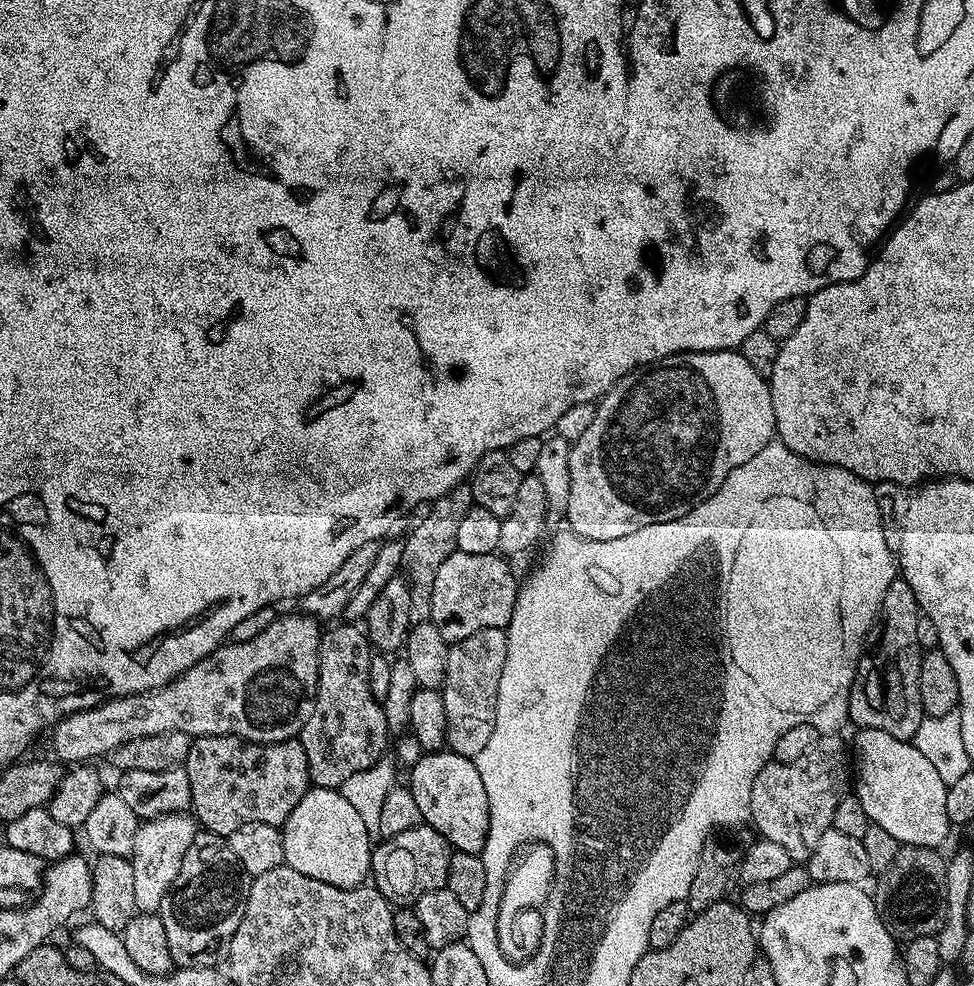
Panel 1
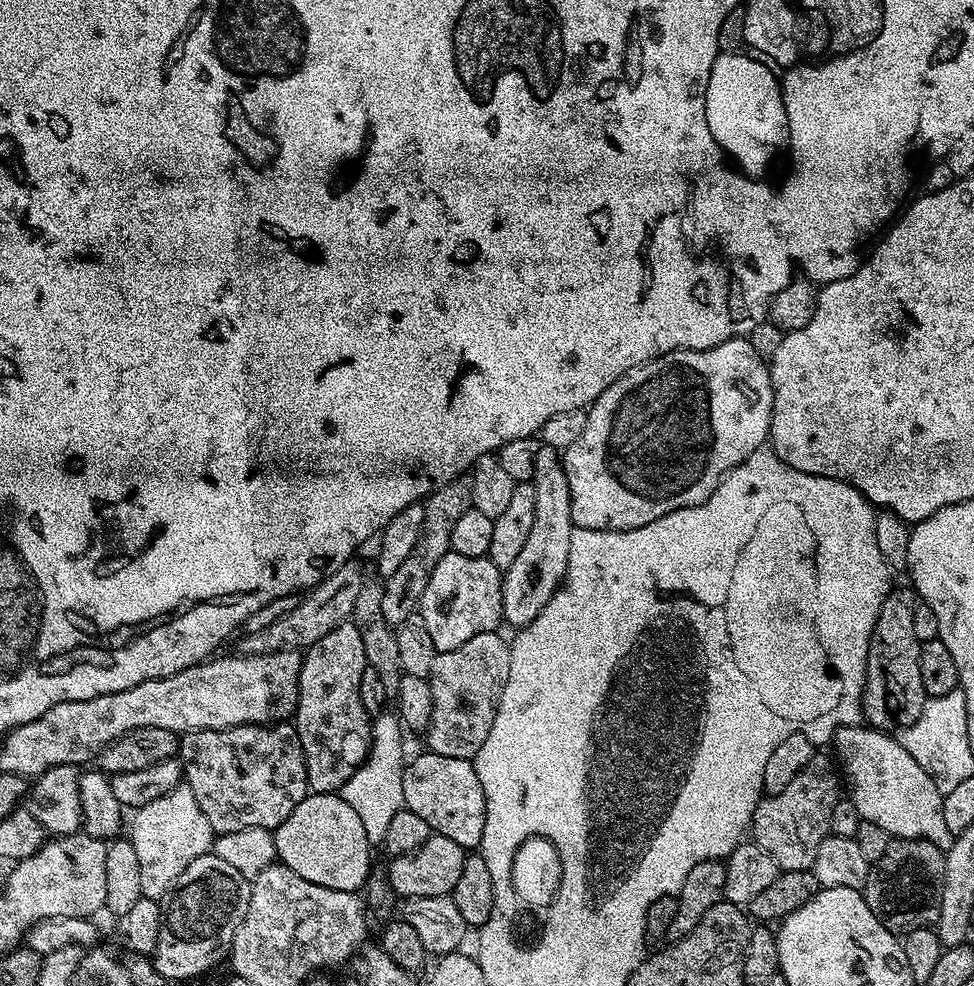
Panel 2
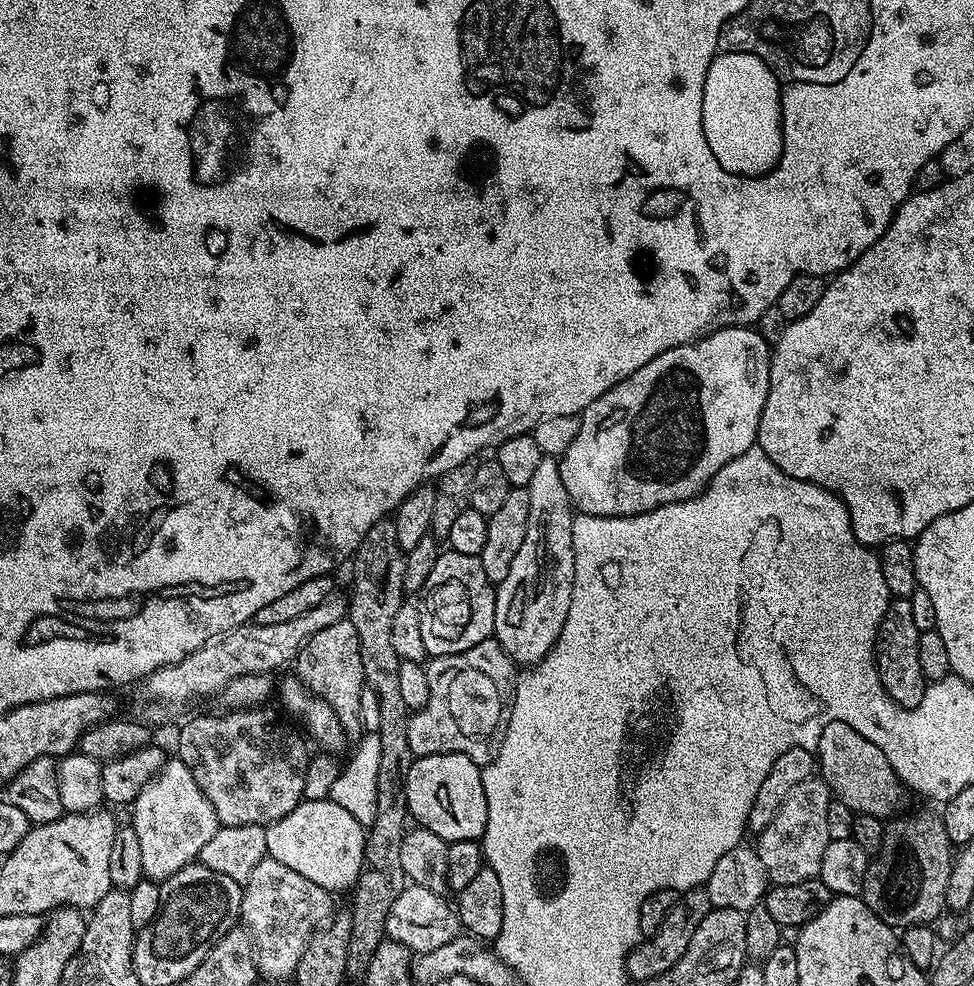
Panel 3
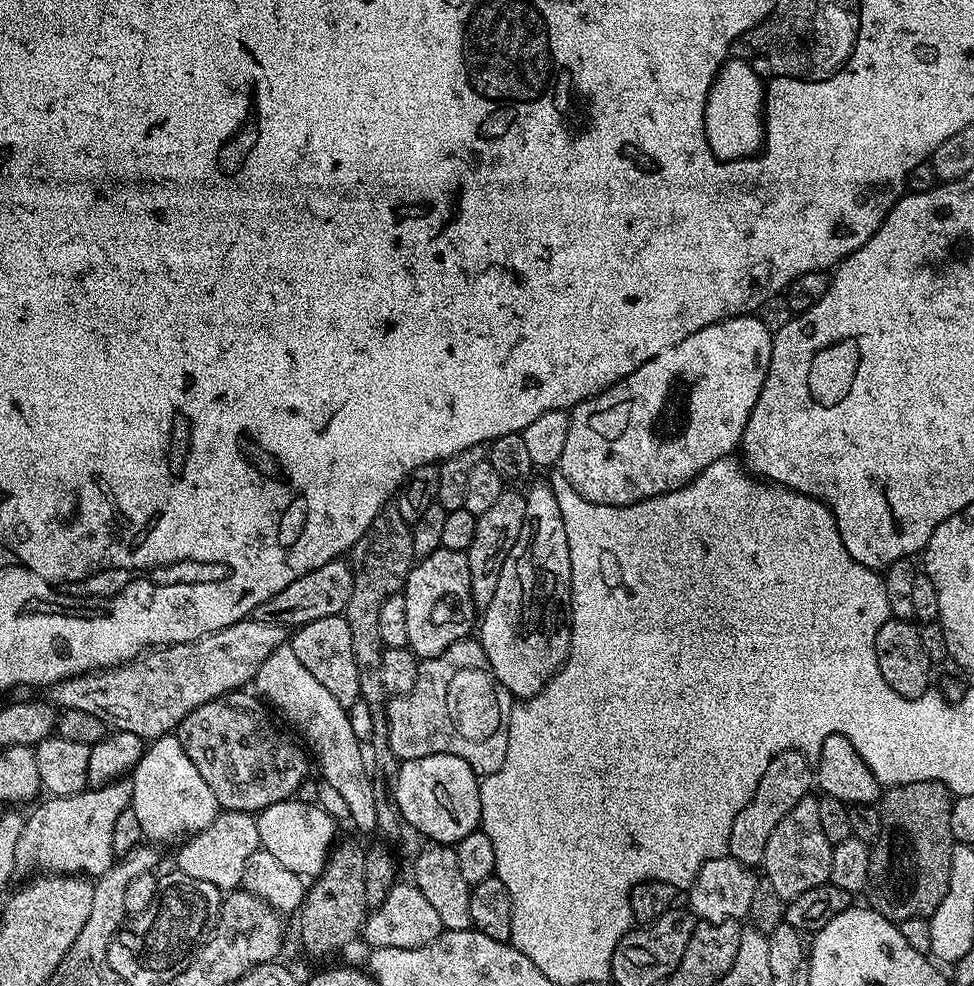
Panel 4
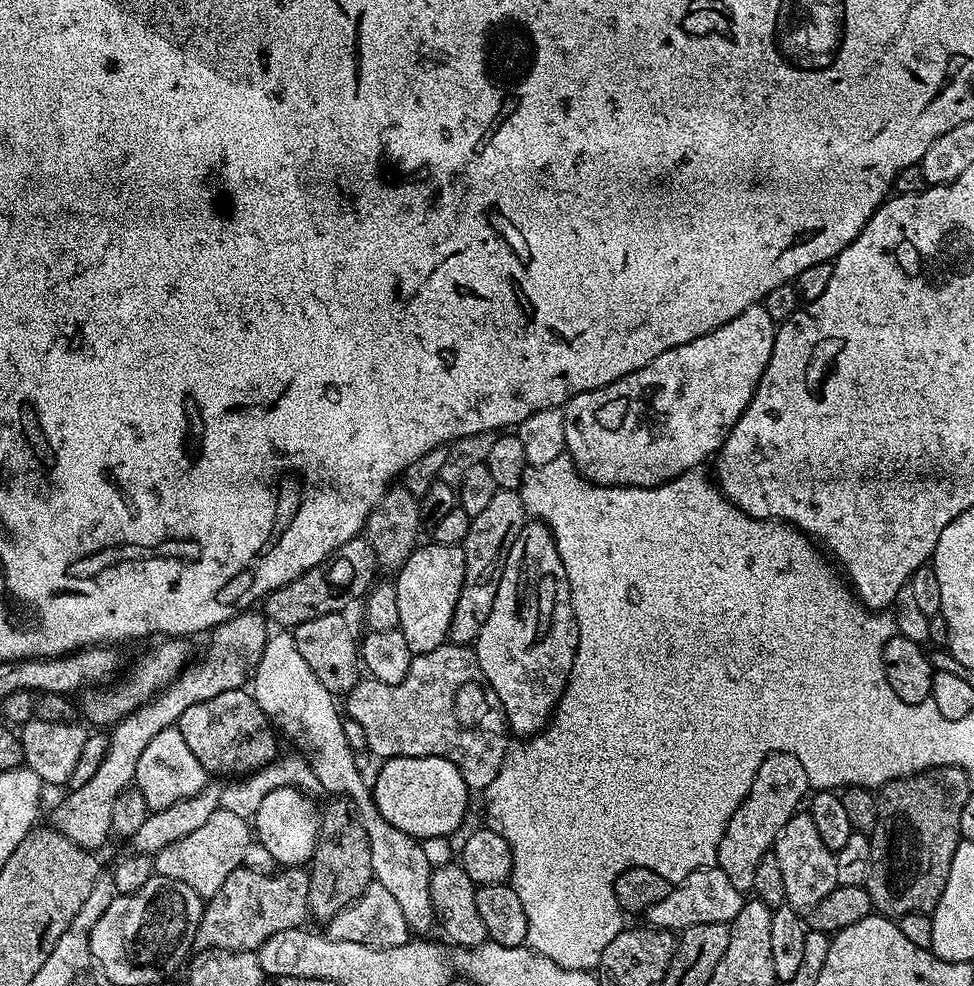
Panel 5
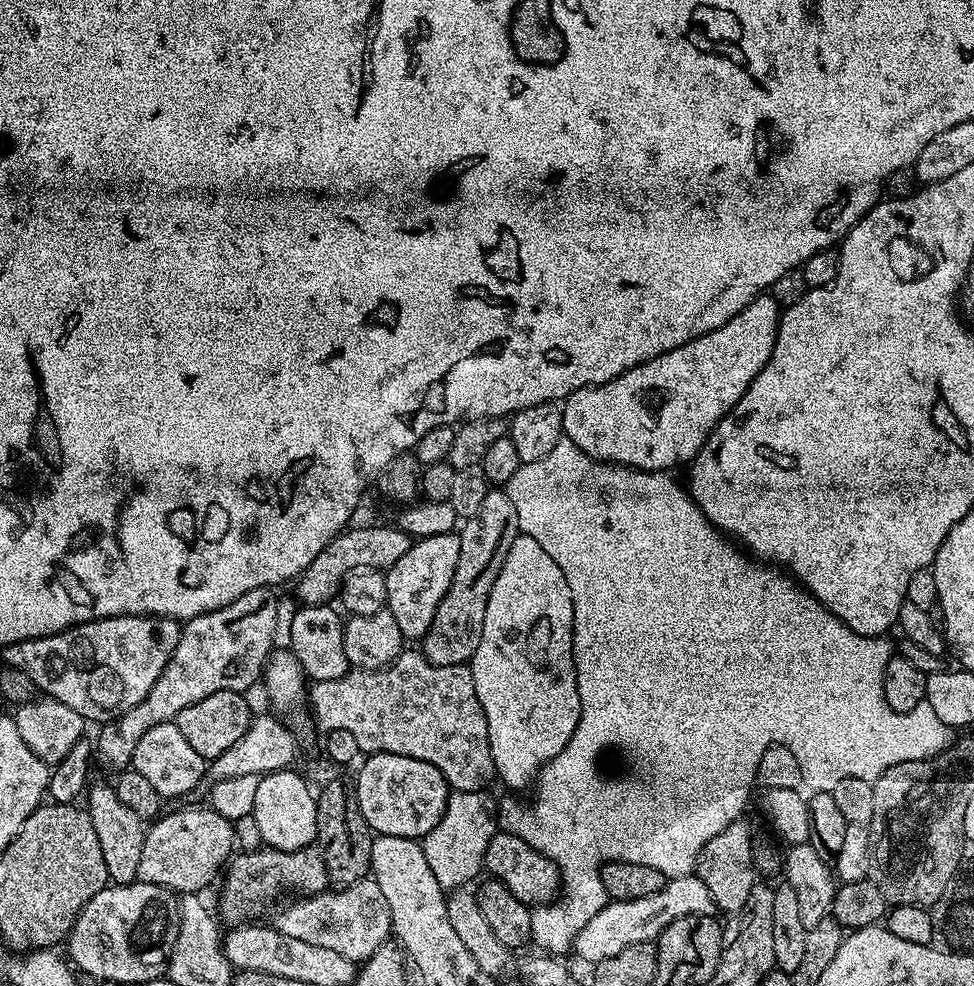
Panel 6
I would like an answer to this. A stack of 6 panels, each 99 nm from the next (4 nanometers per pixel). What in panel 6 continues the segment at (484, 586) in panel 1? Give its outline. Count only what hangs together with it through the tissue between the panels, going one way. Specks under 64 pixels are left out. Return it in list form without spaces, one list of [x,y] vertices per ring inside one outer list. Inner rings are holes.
[[[456,532],[434,534],[419,537],[392,568],[384,572],[386,578],[386,611],[398,622],[398,630],[402,630],[405,641],[423,641],[430,626],[434,622],[434,614],[438,604],[450,590],[450,582],[454,582],[454,569],[458,566],[458,550],[460,537]]]

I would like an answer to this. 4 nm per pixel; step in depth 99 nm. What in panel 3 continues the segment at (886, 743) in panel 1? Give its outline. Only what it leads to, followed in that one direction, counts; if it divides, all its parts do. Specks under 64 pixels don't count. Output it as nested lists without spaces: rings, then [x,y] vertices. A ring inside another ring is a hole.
[[[831,720],[823,727],[814,749],[818,772],[833,792],[833,797],[850,806],[854,814],[862,813],[881,818],[887,817],[898,800],[900,783],[896,772],[878,746],[864,739],[846,722]]]

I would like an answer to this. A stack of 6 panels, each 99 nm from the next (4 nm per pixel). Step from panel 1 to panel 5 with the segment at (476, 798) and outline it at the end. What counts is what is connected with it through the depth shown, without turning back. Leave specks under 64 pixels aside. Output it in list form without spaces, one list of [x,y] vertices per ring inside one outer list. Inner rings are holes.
[[[389,756],[381,764],[376,784],[374,780],[371,785],[372,796],[390,826],[398,826],[421,842],[459,830],[468,812],[470,790],[454,762],[437,756]]]

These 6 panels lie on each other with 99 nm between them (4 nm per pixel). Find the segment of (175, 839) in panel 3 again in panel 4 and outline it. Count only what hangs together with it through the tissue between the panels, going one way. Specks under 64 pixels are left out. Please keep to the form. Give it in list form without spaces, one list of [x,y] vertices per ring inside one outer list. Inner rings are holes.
[[[176,734],[159,736],[144,749],[144,757],[130,773],[132,781],[131,807],[138,814],[138,826],[142,826],[145,837],[152,840],[172,840],[179,832],[195,834],[201,832],[221,811],[214,798],[214,790],[206,786],[202,774],[190,762],[190,754],[182,750],[180,737]]]

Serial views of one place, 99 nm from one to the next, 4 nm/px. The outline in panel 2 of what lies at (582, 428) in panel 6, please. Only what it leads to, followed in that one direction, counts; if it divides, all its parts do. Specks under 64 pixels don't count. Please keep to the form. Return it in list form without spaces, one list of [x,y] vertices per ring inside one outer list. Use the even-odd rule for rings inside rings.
[[[733,338],[722,342],[713,348],[706,350],[690,350],[681,348],[679,352],[668,352],[637,368],[632,368],[618,382],[614,382],[587,409],[586,430],[578,434],[578,442],[574,446],[563,449],[564,469],[566,470],[566,482],[570,486],[570,514],[573,525],[577,528],[589,528],[590,530],[634,530],[670,514],[674,510],[682,510],[690,506],[698,506],[714,494],[718,482],[731,468],[742,463],[747,456],[754,454],[754,450],[765,447],[770,430],[770,418],[772,417],[772,378],[769,365],[765,357],[750,346],[746,338]]]

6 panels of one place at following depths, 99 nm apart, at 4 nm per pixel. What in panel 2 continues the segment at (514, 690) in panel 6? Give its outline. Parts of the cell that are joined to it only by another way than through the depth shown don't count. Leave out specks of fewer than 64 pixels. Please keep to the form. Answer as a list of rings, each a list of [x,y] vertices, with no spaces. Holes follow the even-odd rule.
[[[541,446],[538,450],[538,459],[534,465],[534,474],[531,481],[534,486],[534,527],[530,529],[530,535],[522,546],[518,558],[514,558],[512,565],[503,573],[504,589],[502,590],[502,606],[504,607],[504,620],[513,624],[513,629],[519,630],[528,624],[550,602],[550,598],[560,587],[566,566],[570,558],[570,534],[574,527],[570,514],[570,486],[566,482],[566,470],[561,449]]]

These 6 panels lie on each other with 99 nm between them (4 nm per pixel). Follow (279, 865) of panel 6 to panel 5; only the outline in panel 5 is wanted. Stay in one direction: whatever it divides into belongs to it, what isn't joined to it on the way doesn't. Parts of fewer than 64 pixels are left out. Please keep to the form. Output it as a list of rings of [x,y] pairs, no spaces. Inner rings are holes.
[[[243,866],[236,868],[234,874],[230,874],[230,878],[226,878],[226,882],[222,882],[222,886],[218,890],[218,894],[207,897],[204,905],[204,917],[200,919],[200,930],[198,933],[199,943],[207,946],[212,950],[222,952],[256,952],[266,941],[274,938],[274,934],[282,934],[282,930],[290,930],[291,928],[301,927],[305,923],[304,919],[309,919],[310,909],[310,878],[308,877],[309,869],[304,866],[284,866],[275,872],[259,872],[258,870],[250,870]]]

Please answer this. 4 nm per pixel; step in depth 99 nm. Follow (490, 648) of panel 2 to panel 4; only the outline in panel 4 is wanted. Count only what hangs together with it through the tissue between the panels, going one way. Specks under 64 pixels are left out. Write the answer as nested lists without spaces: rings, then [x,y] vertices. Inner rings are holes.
[[[465,638],[454,642],[442,654],[418,663],[418,678],[414,690],[405,696],[389,699],[386,704],[388,714],[388,745],[397,761],[426,758],[430,754],[454,754],[466,762],[483,778],[494,774],[506,758],[508,745],[508,723],[514,697],[498,682],[479,639]]]

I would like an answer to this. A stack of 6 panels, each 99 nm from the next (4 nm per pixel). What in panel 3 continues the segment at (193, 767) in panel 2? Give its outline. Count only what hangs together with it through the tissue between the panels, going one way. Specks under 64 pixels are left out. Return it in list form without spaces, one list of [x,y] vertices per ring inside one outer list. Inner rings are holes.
[[[261,706],[220,710],[217,716],[196,716],[180,728],[180,737],[176,740],[176,748],[180,751],[177,752],[178,759],[188,767],[190,774],[194,774],[194,782],[198,782],[204,797],[210,806],[214,806],[217,821],[225,828],[251,824],[267,826],[286,818],[286,814],[290,814],[290,810],[298,807],[304,799],[304,783],[310,759],[310,751],[304,745],[305,737],[300,737],[287,724],[287,719],[280,720],[279,711],[271,712],[270,709]]]

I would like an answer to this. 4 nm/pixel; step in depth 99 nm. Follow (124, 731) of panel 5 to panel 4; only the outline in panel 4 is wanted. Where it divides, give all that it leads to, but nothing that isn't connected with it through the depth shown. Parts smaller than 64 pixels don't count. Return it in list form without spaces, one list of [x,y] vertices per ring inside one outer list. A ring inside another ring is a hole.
[[[121,778],[106,785],[105,788],[88,788],[73,796],[53,796],[45,801],[45,804],[37,803],[35,805],[37,808],[32,813],[27,813],[24,829],[14,850],[16,872],[22,874],[22,872],[35,873],[37,870],[43,870],[48,874],[87,874],[92,878],[103,874],[114,863],[112,851],[114,821],[132,802],[131,779]]]

